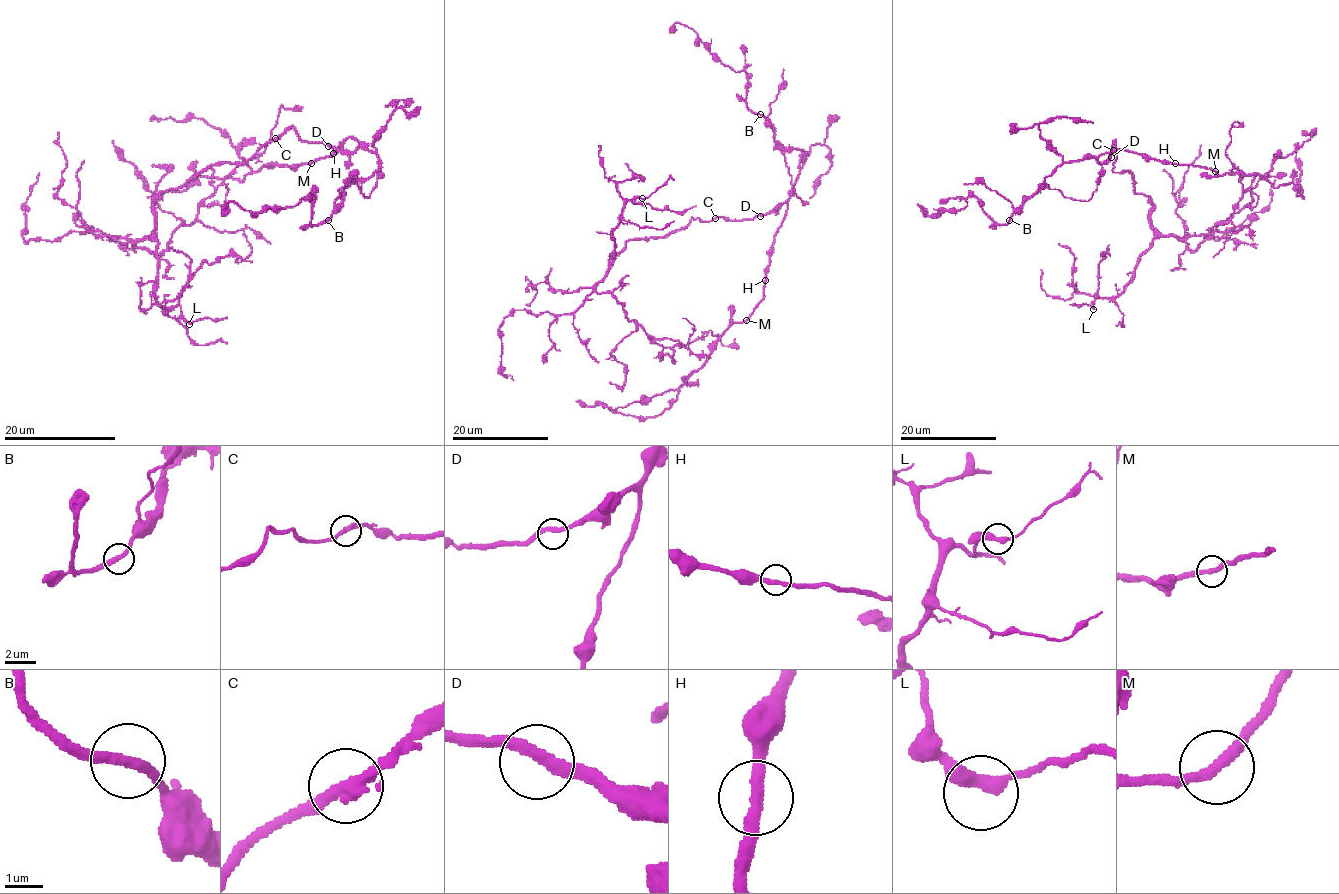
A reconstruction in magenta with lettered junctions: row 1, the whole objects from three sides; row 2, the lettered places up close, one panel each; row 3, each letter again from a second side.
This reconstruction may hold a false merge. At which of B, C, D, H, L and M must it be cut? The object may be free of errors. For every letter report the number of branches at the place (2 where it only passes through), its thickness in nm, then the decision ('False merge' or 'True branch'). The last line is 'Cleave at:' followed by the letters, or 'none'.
B: Branches: 2. Thickness 300 nm. True branch
C: Branches: 2. Thickness 320 nm. True branch
D: Branches: 2. Thickness 320 nm. True branch
H: Branches: 2. Thickness 320 nm. True branch
L: Branches: 2. Thickness 340 nm. True branch
M: Branches: 2. Thickness 280 nm. True branch
Cleave at: none

